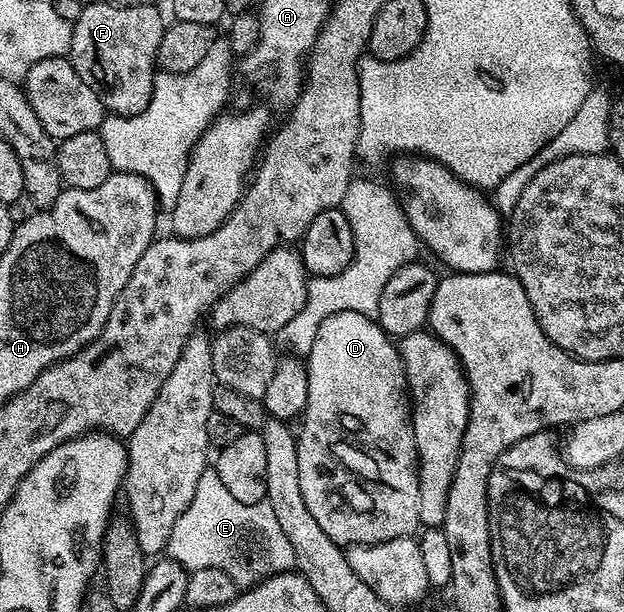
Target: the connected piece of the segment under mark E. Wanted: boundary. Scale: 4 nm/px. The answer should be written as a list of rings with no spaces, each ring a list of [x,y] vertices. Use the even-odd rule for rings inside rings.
[[[207,470],[200,478],[188,510],[180,514],[172,528],[165,551],[169,559],[190,572],[205,568],[224,570],[242,590],[295,567],[292,543],[280,528],[272,506],[267,502],[236,502],[214,470]]]

